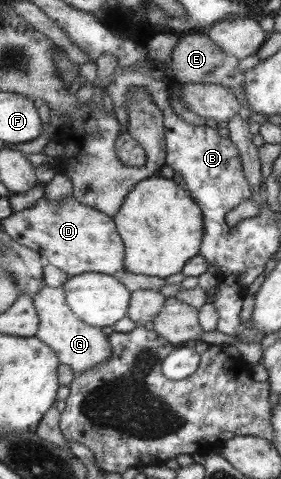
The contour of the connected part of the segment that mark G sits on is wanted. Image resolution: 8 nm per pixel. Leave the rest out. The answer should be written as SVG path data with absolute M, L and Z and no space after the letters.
M45 284L35 296L35 307L40 317L36 336L49 348L53 348L53 352L59 356L60 364L69 365L76 376L111 358L113 352L108 336L101 331L102 328L87 324L72 311L66 300L66 290L62 286L51 287Z

